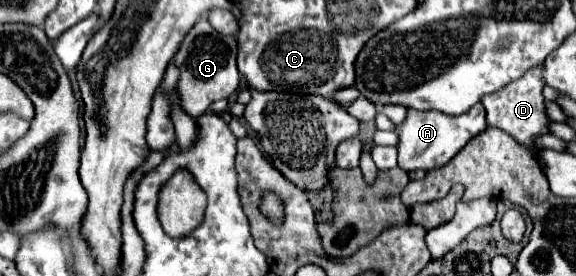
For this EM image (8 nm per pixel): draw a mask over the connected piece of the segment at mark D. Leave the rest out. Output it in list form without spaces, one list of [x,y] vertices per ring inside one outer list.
[[[534,67],[532,71],[526,71],[524,77],[520,77],[516,83],[510,83],[508,87],[504,87],[492,95],[484,95],[484,99],[480,99],[480,103],[486,109],[486,123],[490,127],[508,131],[510,135],[516,137],[516,141],[520,141],[532,149],[532,139],[540,133],[548,133],[548,117],[544,111],[542,87],[544,87],[544,71],[542,71],[542,67]]]

